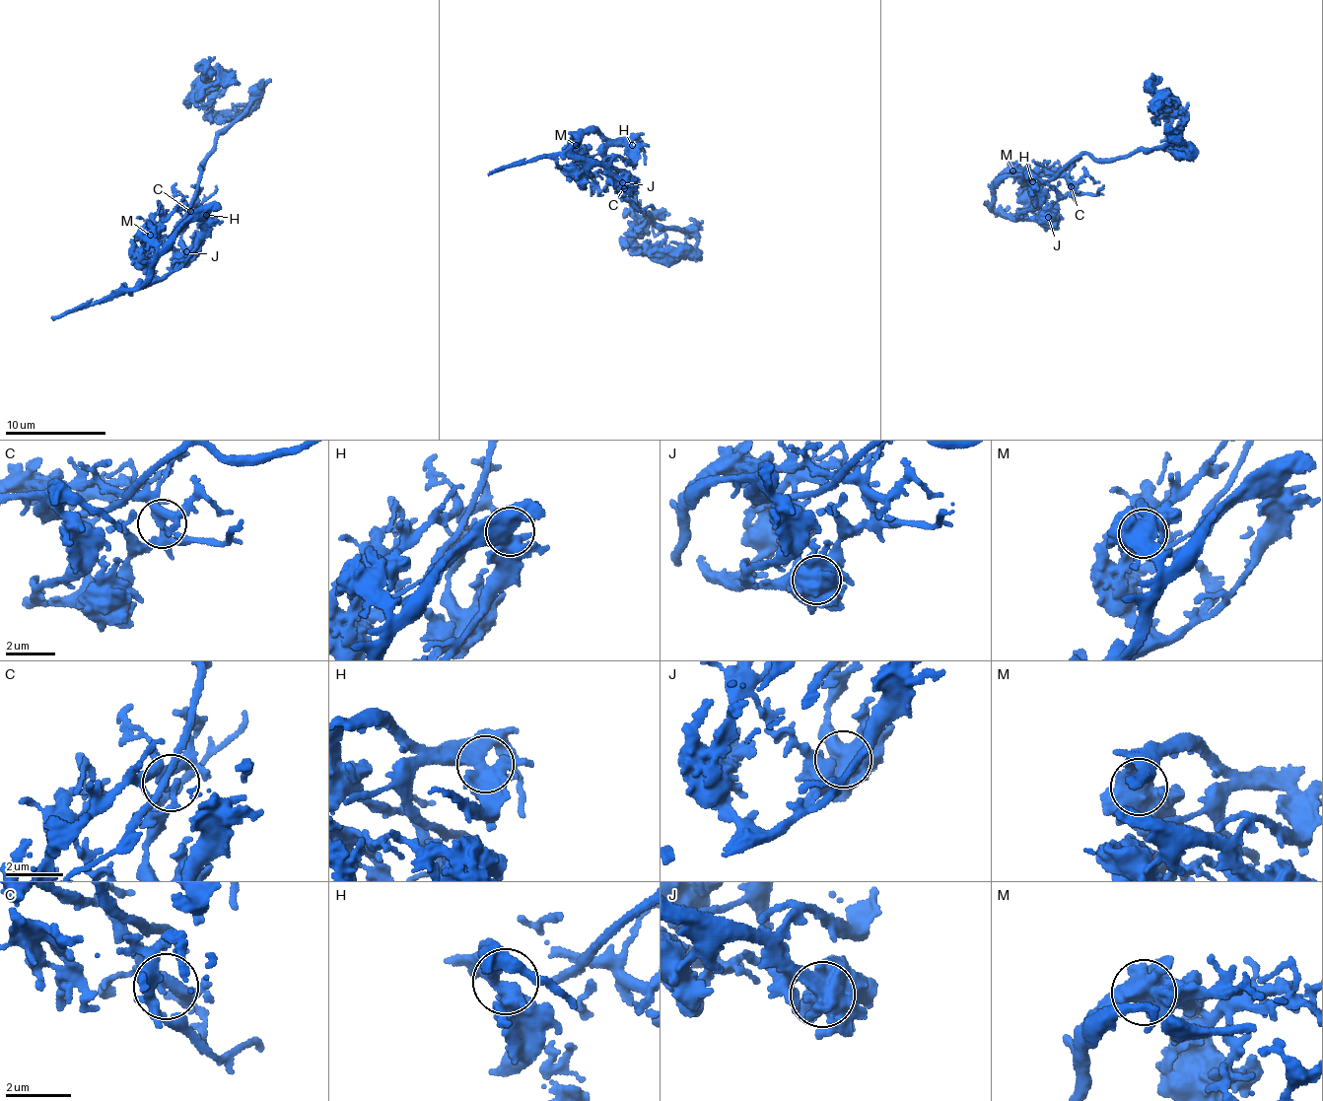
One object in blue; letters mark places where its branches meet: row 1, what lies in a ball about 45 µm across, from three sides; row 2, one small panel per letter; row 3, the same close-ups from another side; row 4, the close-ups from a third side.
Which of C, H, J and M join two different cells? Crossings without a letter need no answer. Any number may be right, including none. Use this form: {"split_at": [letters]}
{"split_at": []}

